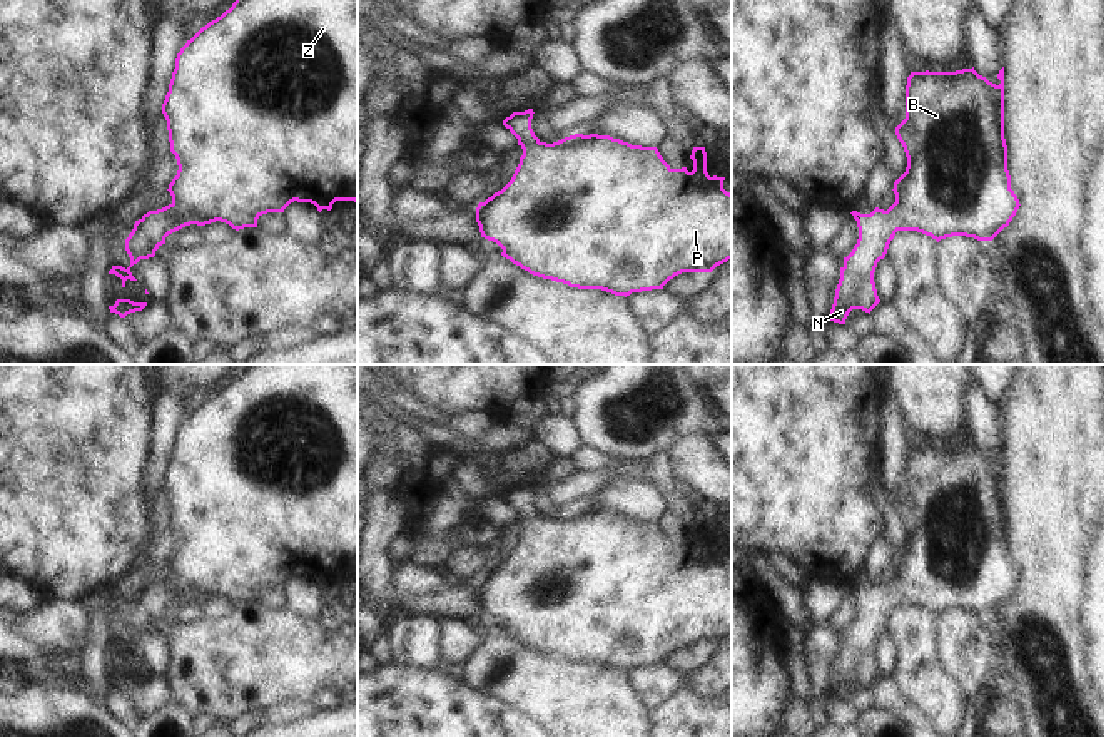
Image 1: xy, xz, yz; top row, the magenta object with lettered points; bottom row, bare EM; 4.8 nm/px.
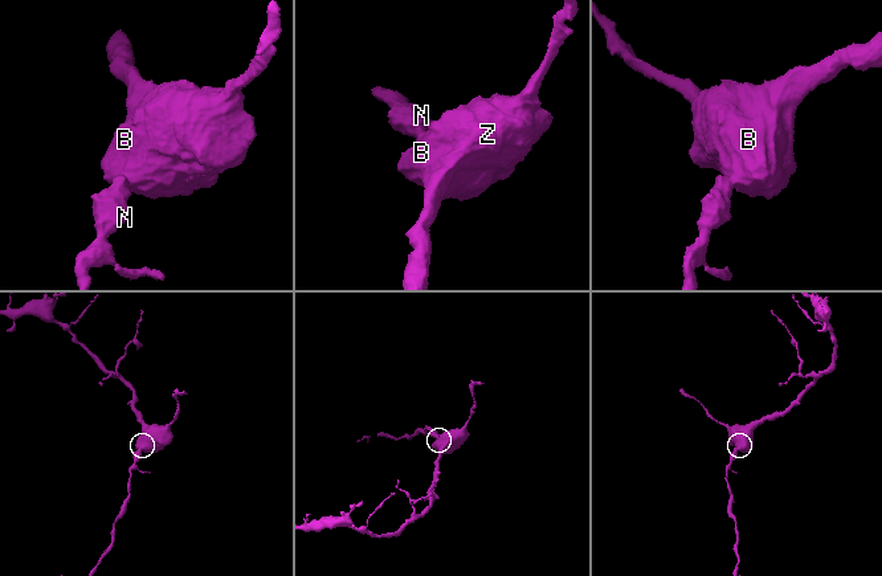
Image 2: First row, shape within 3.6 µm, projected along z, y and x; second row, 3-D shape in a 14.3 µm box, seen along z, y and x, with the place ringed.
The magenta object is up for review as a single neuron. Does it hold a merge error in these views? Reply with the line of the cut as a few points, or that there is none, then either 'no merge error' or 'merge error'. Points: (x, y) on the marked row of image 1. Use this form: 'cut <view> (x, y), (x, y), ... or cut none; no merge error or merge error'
cut none; no merge error

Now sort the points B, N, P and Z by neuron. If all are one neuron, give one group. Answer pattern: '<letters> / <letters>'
B N P Z

